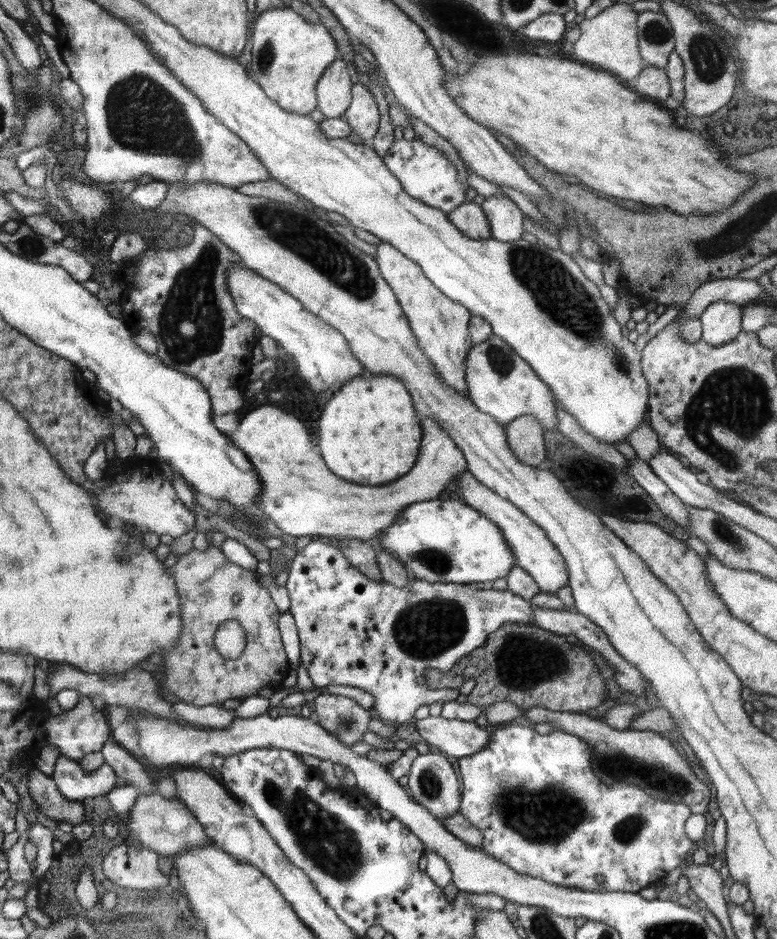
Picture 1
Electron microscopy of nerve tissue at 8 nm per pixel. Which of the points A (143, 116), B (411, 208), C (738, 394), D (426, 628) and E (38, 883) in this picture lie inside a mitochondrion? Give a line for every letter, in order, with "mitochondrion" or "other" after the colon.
A: mitochondrion
B: other
C: mitochondrion
D: mitochondrion
E: other

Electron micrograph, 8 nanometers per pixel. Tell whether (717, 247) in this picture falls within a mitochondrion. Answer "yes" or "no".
no

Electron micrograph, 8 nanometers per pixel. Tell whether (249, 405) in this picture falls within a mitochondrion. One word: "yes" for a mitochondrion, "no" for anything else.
no

